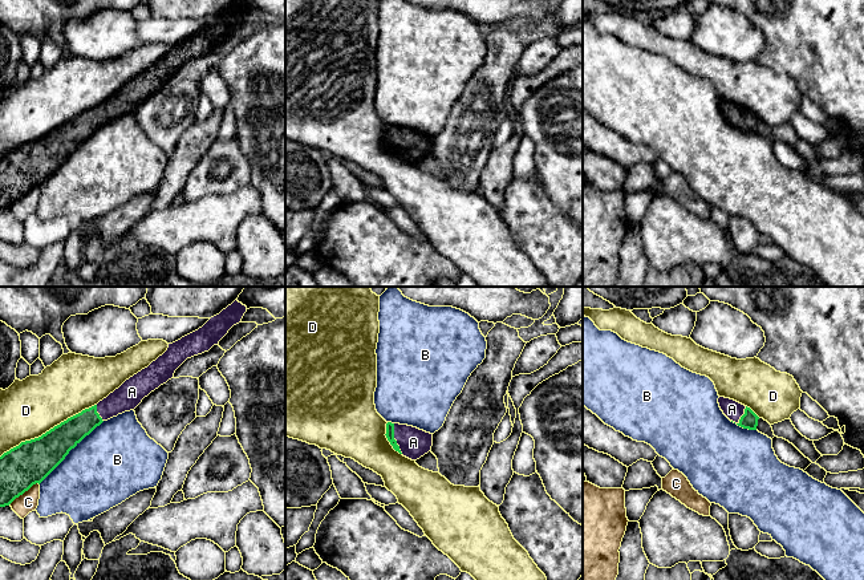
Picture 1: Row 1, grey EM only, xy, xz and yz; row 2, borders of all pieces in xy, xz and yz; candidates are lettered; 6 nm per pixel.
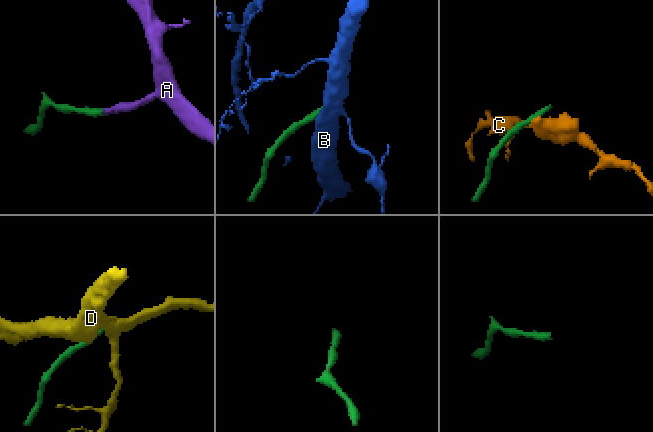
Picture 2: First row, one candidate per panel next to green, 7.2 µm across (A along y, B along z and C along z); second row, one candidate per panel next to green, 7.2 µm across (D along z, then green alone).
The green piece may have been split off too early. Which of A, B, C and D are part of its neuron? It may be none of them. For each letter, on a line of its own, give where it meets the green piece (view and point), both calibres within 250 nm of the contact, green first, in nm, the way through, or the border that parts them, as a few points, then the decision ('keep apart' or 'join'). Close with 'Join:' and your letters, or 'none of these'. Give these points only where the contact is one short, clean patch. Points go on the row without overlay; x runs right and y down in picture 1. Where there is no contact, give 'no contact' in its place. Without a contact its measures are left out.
A: contact xz (393, 141); calibres 50 and 180 nm; way xz (389, 137), (393, 141), (404, 141), (413, 145); join
B: contact xy (71, 151); calibres 260 and 460 nm; keep apart
C: contact xy (23, 195); calibres 260 and 120 nm; border xy (39, 186), (35, 186), (8, 207); keep apart
D: contact xy (49, 133); calibres 260 and 360 nm; keep apart
Join: A

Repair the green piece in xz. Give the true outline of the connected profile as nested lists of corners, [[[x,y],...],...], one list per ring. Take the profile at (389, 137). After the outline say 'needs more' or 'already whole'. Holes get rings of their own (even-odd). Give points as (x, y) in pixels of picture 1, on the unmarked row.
[[[388,125],[385,138],[396,154],[411,163],[431,154],[433,137],[417,130]]]; needs more

